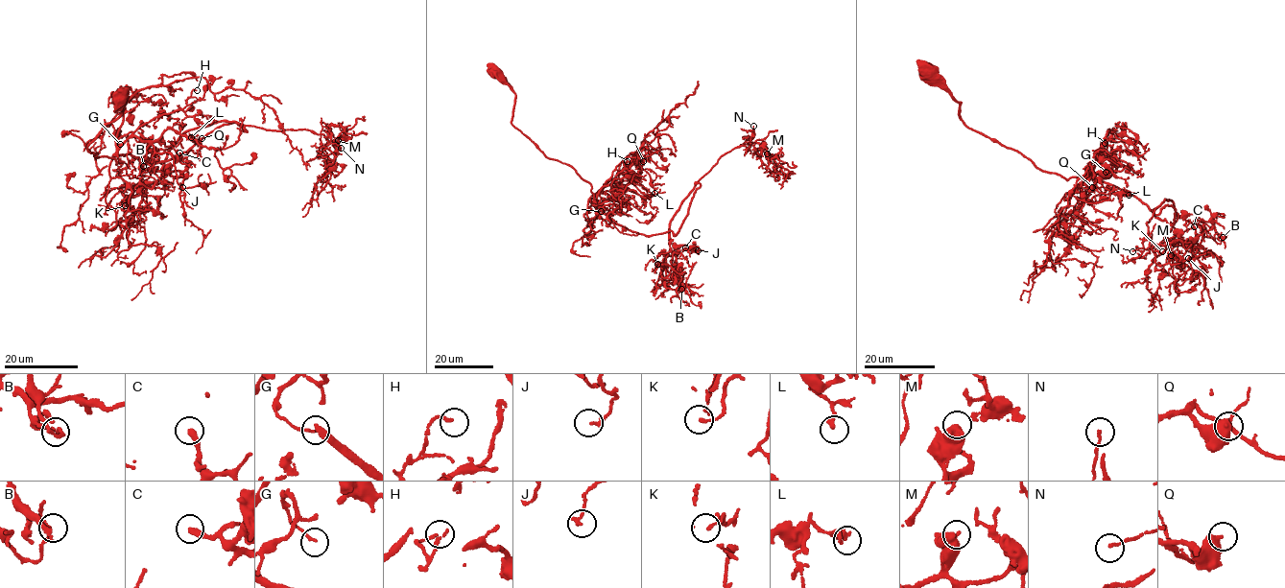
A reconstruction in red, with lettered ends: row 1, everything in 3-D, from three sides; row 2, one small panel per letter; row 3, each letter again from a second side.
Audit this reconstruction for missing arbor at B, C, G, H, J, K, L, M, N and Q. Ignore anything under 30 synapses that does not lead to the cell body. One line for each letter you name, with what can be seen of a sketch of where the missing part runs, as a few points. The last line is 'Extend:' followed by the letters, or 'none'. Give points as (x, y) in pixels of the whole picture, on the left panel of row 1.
Extend: none

